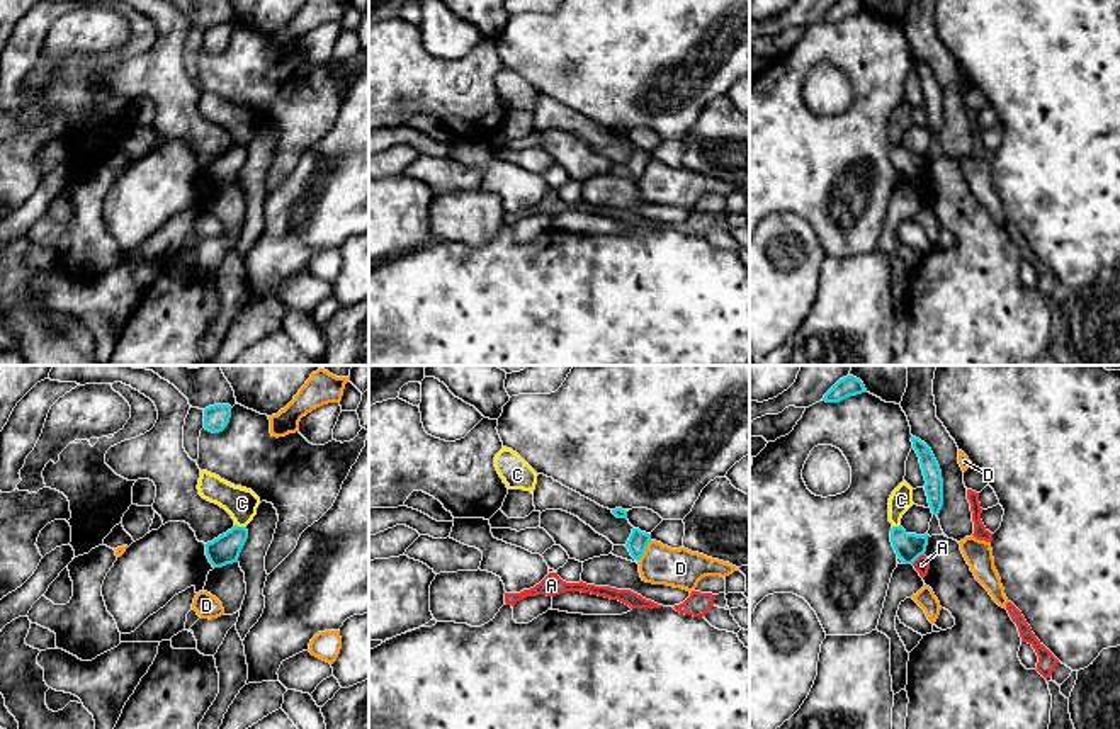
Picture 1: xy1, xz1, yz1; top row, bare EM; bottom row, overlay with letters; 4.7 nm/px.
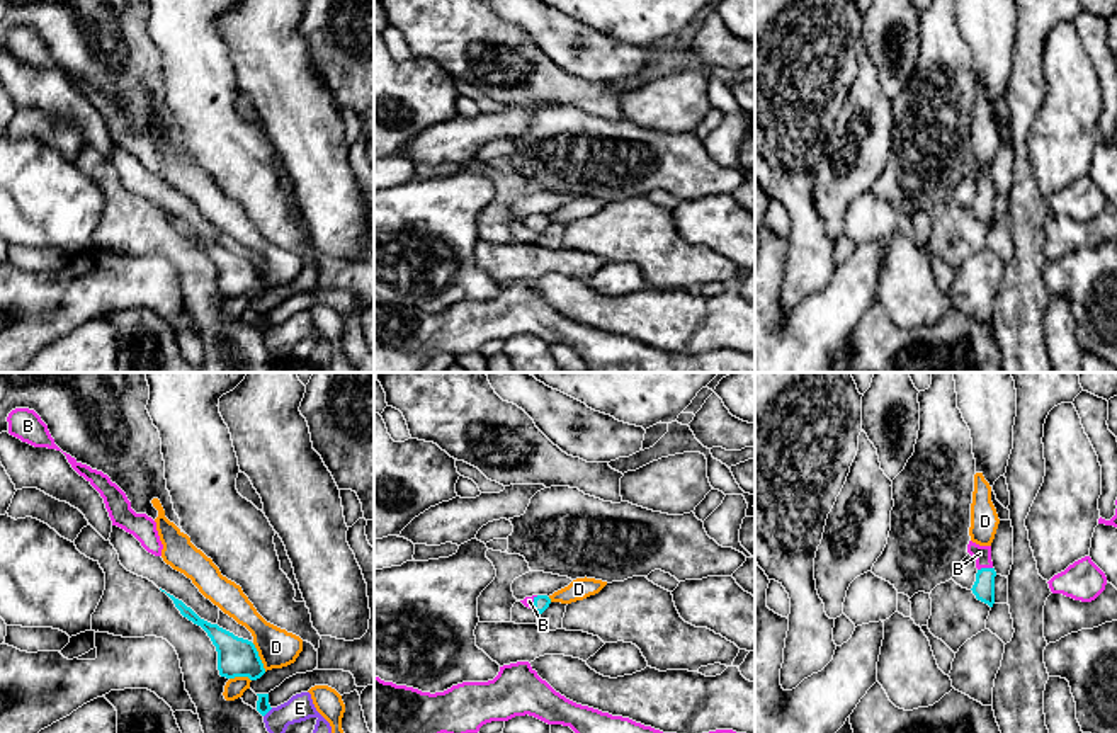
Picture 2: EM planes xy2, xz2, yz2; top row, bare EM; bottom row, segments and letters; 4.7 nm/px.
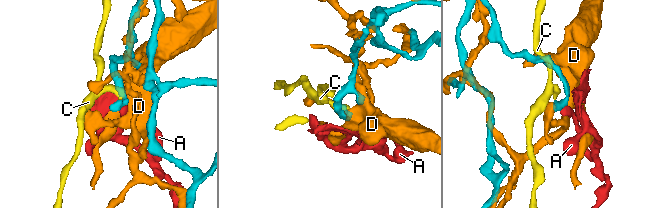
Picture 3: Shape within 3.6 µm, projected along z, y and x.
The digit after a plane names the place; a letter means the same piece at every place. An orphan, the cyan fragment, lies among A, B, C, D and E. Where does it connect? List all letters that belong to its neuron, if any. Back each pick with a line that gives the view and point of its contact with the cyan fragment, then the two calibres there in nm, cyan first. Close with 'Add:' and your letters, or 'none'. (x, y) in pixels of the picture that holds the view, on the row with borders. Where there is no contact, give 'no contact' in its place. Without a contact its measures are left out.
B: meets cyan in yz2 at (985, 568); 100 nm thick on the cyan side, 80 nm on the other
Add: B

